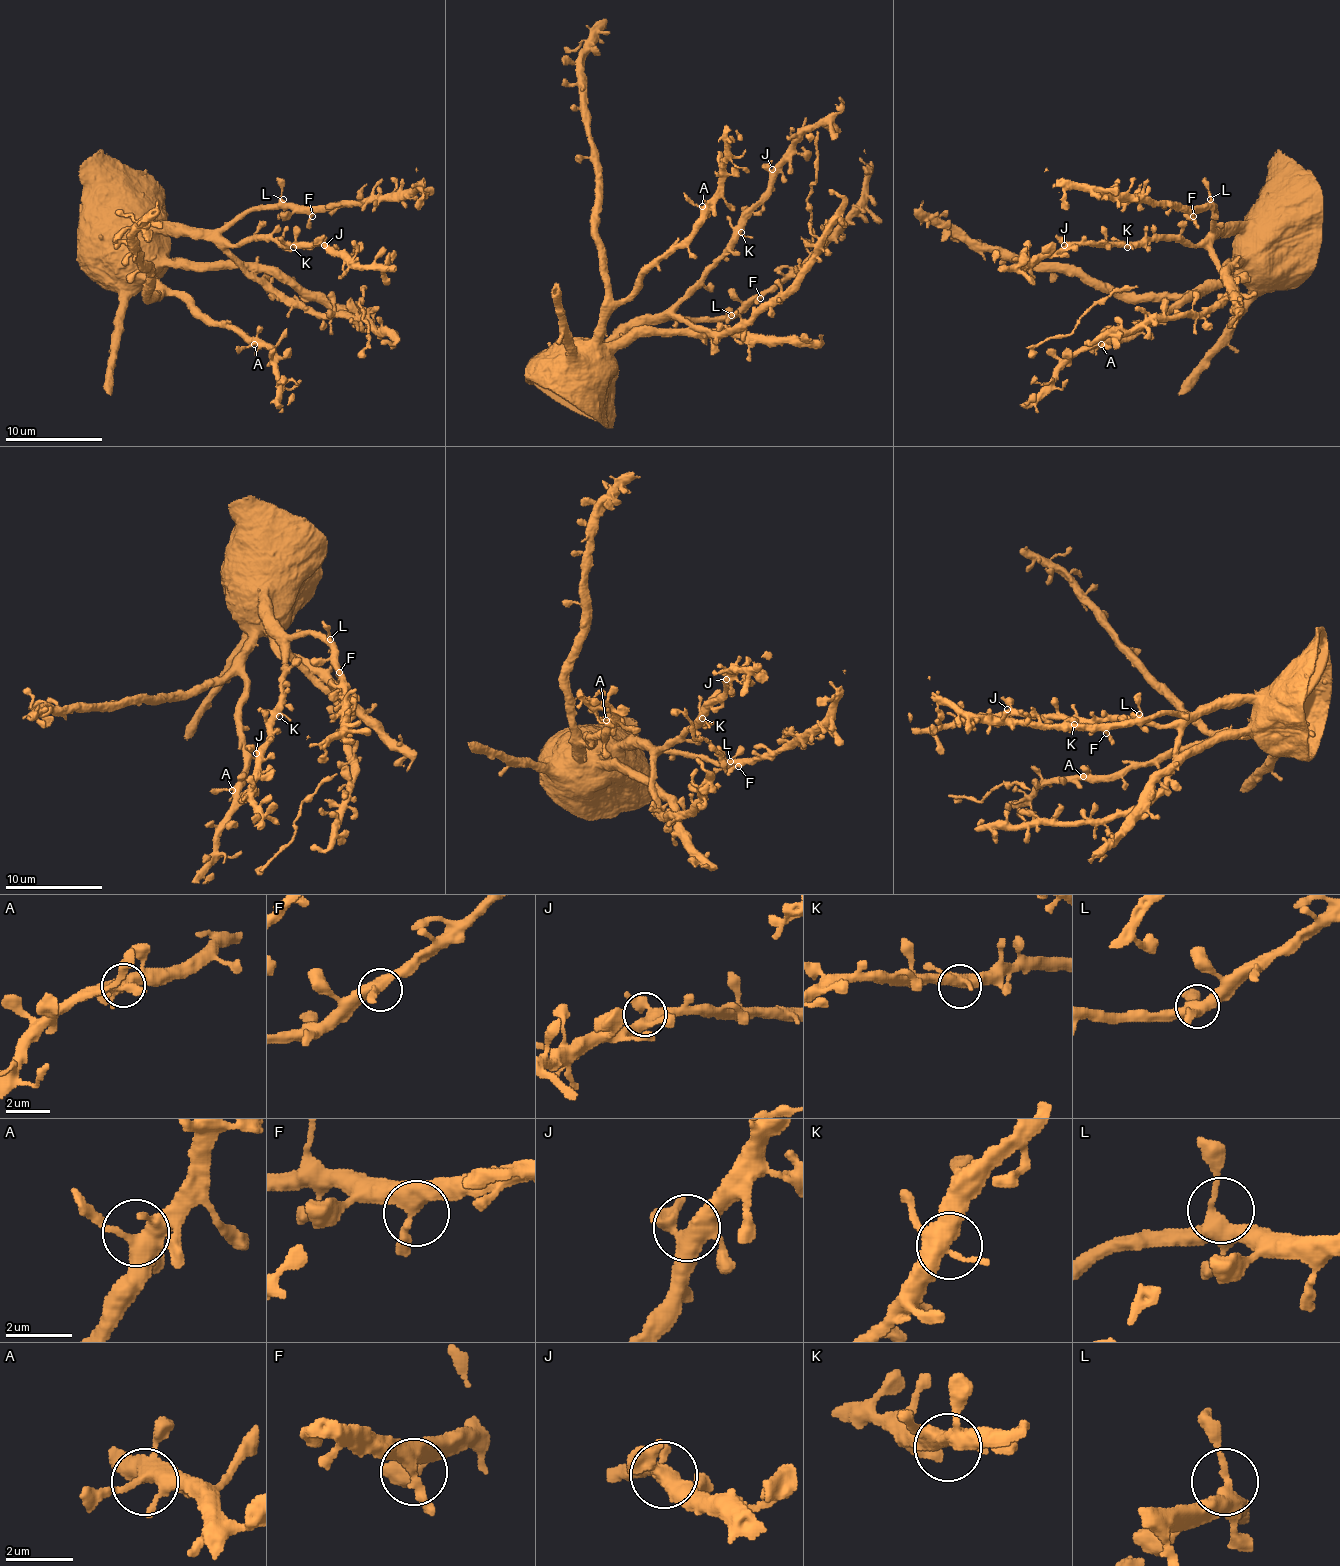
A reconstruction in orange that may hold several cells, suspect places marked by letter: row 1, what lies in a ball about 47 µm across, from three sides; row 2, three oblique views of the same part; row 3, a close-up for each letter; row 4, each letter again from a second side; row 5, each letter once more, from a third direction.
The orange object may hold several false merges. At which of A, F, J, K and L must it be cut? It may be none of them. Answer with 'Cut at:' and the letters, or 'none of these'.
Cut at: none of these

